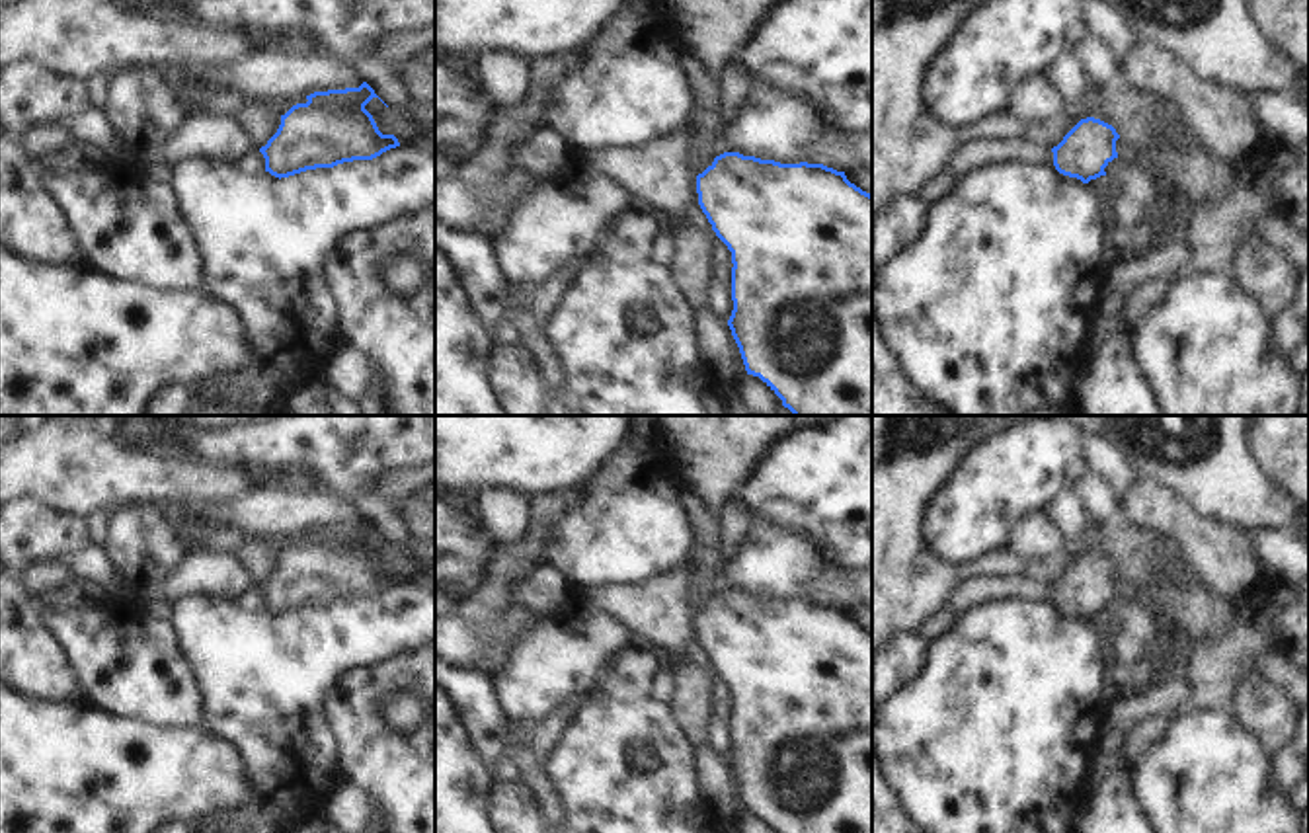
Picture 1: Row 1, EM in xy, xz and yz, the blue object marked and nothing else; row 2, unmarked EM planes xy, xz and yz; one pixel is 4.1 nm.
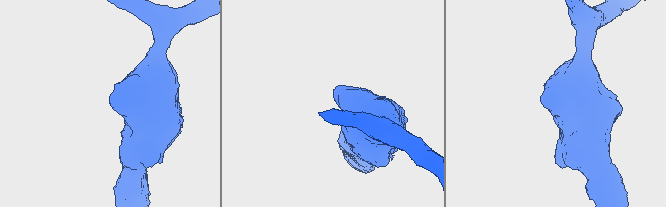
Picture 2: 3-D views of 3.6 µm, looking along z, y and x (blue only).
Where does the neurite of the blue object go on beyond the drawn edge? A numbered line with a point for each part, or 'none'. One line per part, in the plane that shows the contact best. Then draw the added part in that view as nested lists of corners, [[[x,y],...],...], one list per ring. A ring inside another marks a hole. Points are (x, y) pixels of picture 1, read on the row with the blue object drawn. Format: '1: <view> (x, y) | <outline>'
none

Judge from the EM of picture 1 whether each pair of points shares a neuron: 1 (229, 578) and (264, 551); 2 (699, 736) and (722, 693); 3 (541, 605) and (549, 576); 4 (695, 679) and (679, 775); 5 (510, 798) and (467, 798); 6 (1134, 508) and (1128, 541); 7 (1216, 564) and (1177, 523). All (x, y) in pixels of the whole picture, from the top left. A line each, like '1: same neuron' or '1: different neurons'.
1: different neurons
2: different neurons
3: same neuron
4: different neurons
5: different neurons
6: different neurons
7: same neuron

